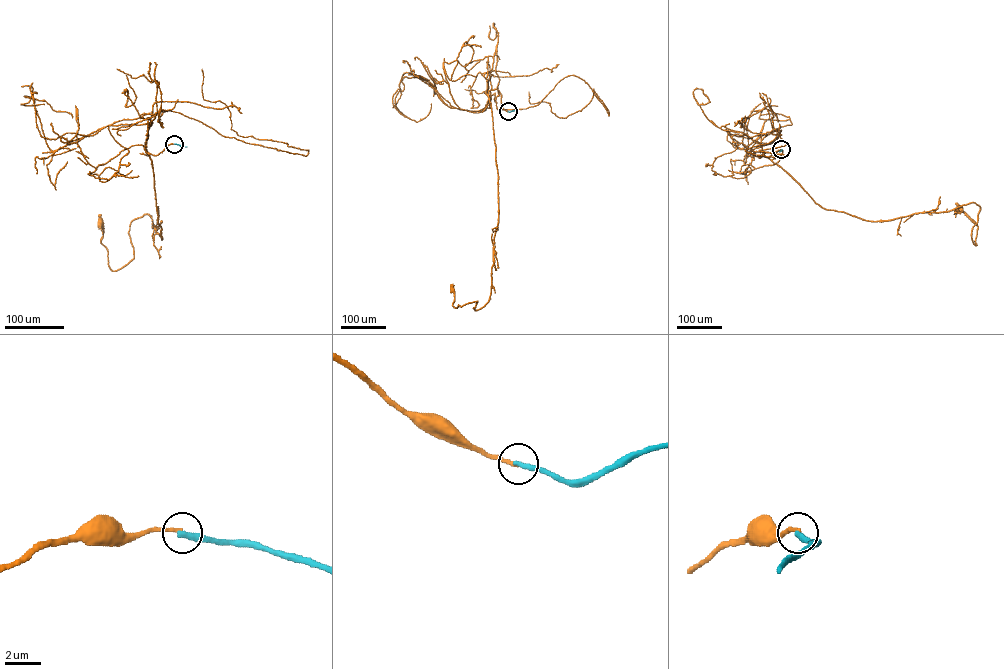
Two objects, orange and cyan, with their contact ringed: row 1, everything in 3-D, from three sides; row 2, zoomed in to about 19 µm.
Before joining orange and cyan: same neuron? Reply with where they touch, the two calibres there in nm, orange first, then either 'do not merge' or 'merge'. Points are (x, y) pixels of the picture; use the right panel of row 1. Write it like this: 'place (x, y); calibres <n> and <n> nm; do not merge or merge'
place (781, 149); calibres 190 and 340 nm; do not merge

